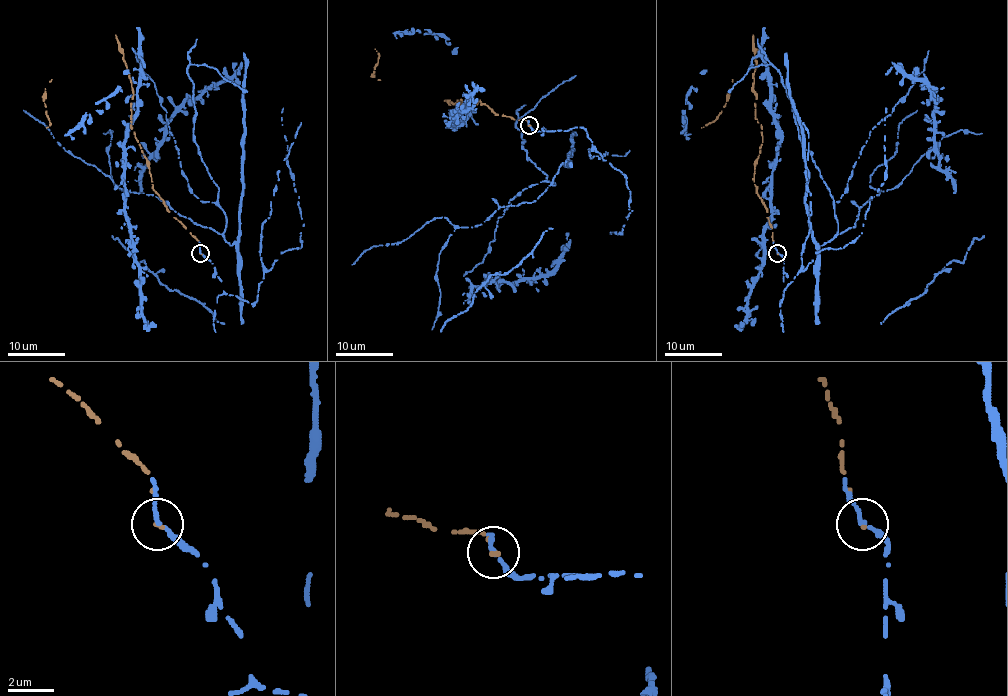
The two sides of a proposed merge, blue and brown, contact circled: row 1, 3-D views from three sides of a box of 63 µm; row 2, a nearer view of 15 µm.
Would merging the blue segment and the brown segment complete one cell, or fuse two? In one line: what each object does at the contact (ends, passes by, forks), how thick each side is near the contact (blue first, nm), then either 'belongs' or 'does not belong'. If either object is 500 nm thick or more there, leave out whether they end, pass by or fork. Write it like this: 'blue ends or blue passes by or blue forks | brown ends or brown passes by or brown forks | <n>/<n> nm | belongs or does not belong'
blue passes by | brown ends | 160/140 nm | belongs

